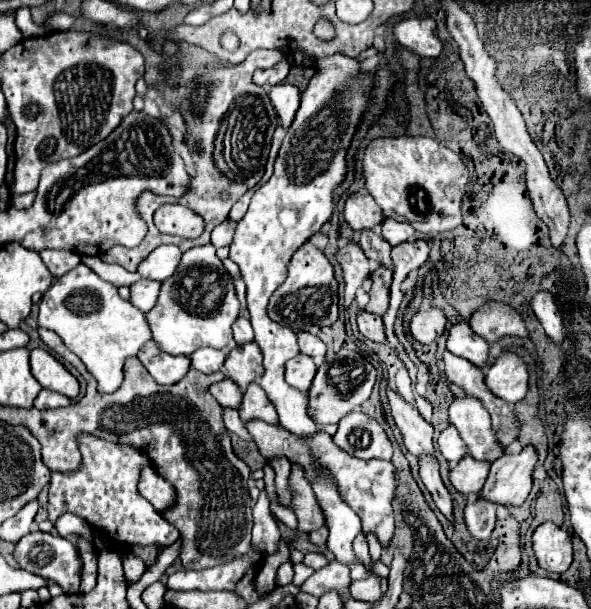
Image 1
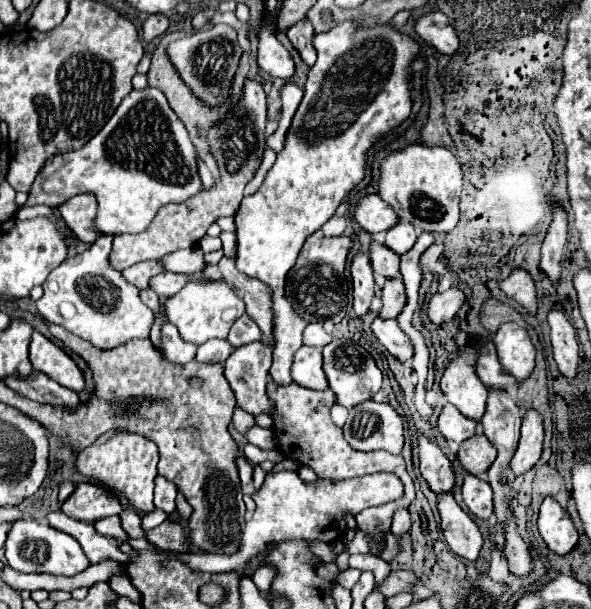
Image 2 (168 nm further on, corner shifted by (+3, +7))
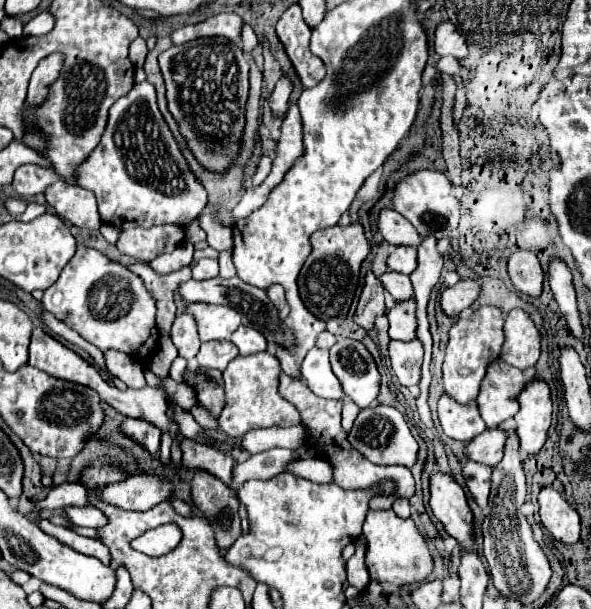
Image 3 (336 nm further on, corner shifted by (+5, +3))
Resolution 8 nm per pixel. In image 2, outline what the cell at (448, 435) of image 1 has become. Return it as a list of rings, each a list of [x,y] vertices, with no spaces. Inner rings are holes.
[[[447,403],[439,415],[439,431],[443,433],[443,437],[447,441],[455,441],[461,443],[469,437],[475,435],[477,431],[477,421],[465,417],[457,407],[453,407],[451,403]]]

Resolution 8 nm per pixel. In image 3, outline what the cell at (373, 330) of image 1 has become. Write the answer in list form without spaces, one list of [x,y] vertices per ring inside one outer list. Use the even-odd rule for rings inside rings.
[[[389,341],[389,359],[391,367],[401,385],[411,387],[421,377],[421,361],[423,361],[423,347],[415,341]]]

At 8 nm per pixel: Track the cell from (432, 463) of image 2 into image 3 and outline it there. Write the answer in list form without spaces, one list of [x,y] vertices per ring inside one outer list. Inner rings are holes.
[[[433,471],[429,477],[429,505],[433,515],[445,525],[447,533],[455,537],[463,547],[471,547],[473,539],[473,515],[465,499],[465,491],[449,473]]]

